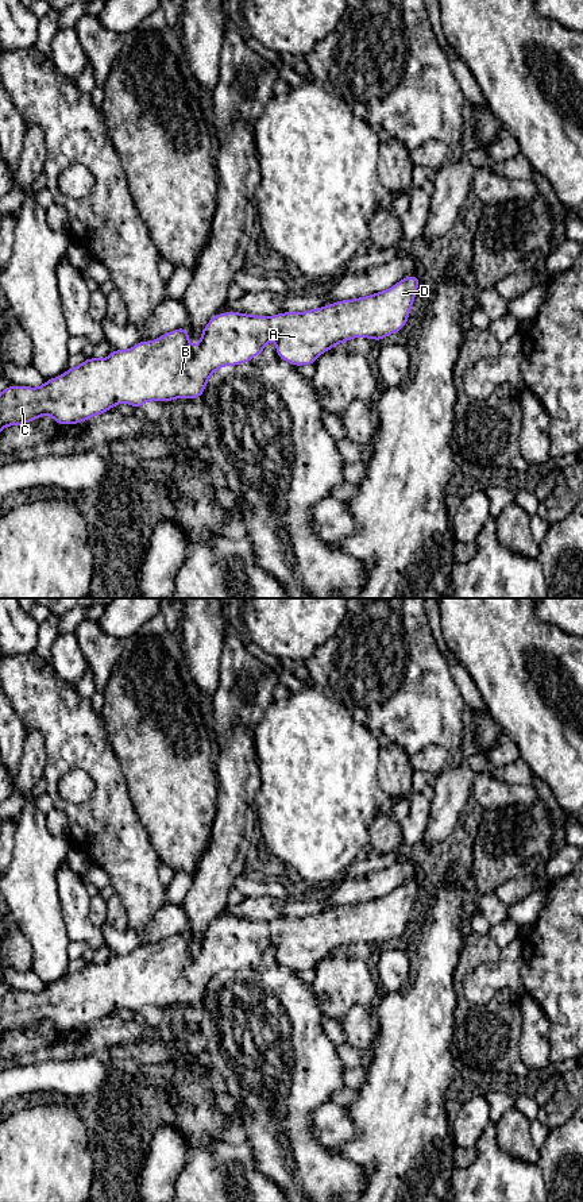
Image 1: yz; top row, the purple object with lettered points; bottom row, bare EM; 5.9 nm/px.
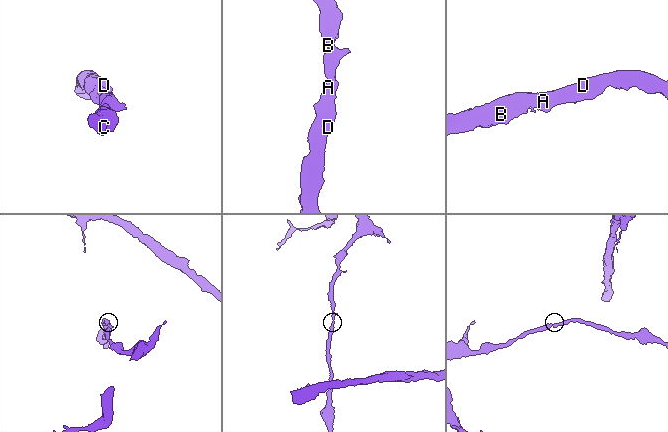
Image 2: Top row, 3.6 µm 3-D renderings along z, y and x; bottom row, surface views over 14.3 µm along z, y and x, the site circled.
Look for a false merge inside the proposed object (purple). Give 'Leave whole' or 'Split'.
Leave whole

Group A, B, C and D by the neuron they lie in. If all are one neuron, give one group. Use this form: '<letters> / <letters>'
A B C D

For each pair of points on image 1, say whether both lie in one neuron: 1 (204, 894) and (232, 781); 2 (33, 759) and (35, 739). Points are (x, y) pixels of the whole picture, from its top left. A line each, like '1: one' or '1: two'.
1: one
2: one

